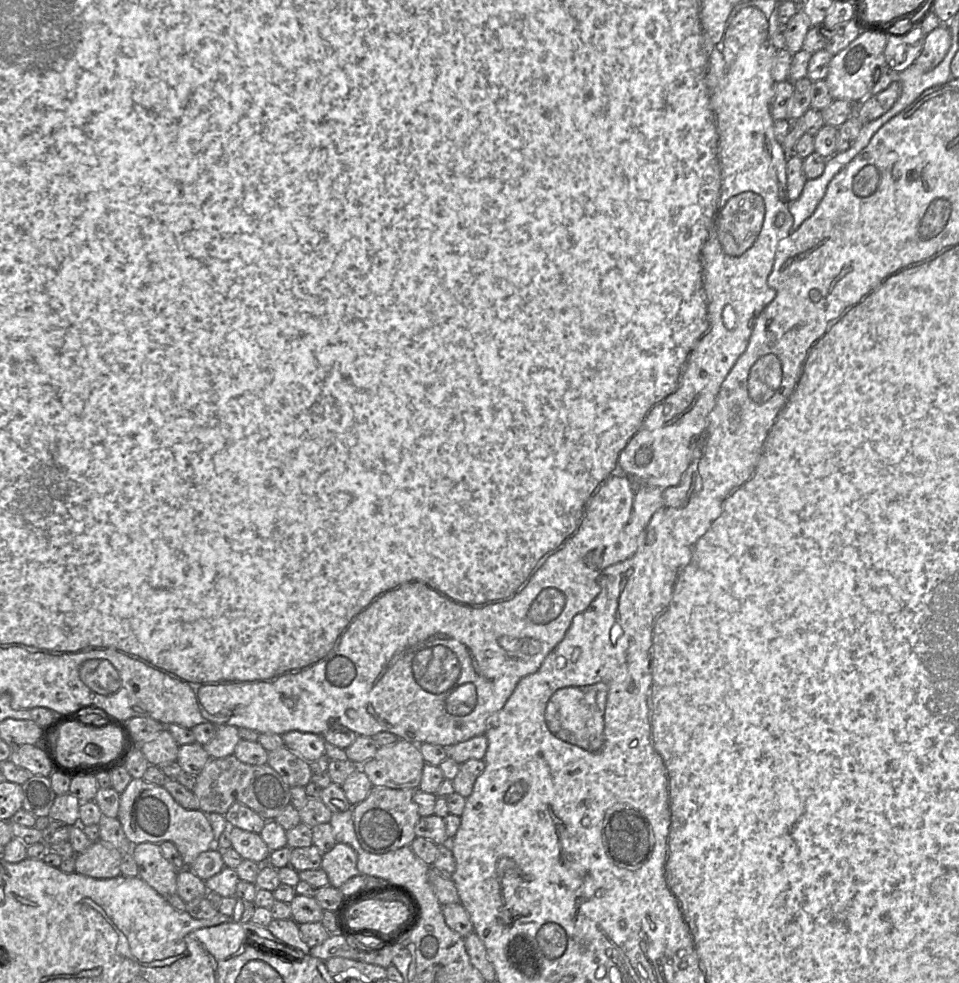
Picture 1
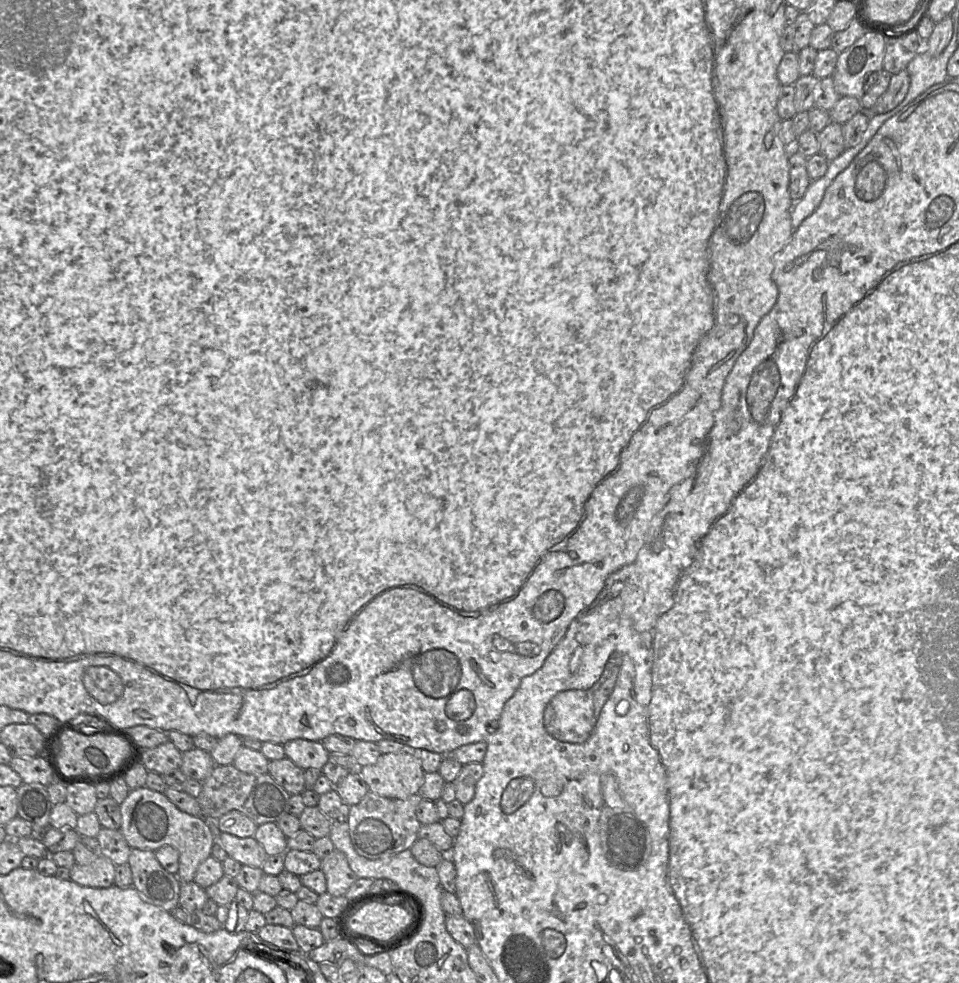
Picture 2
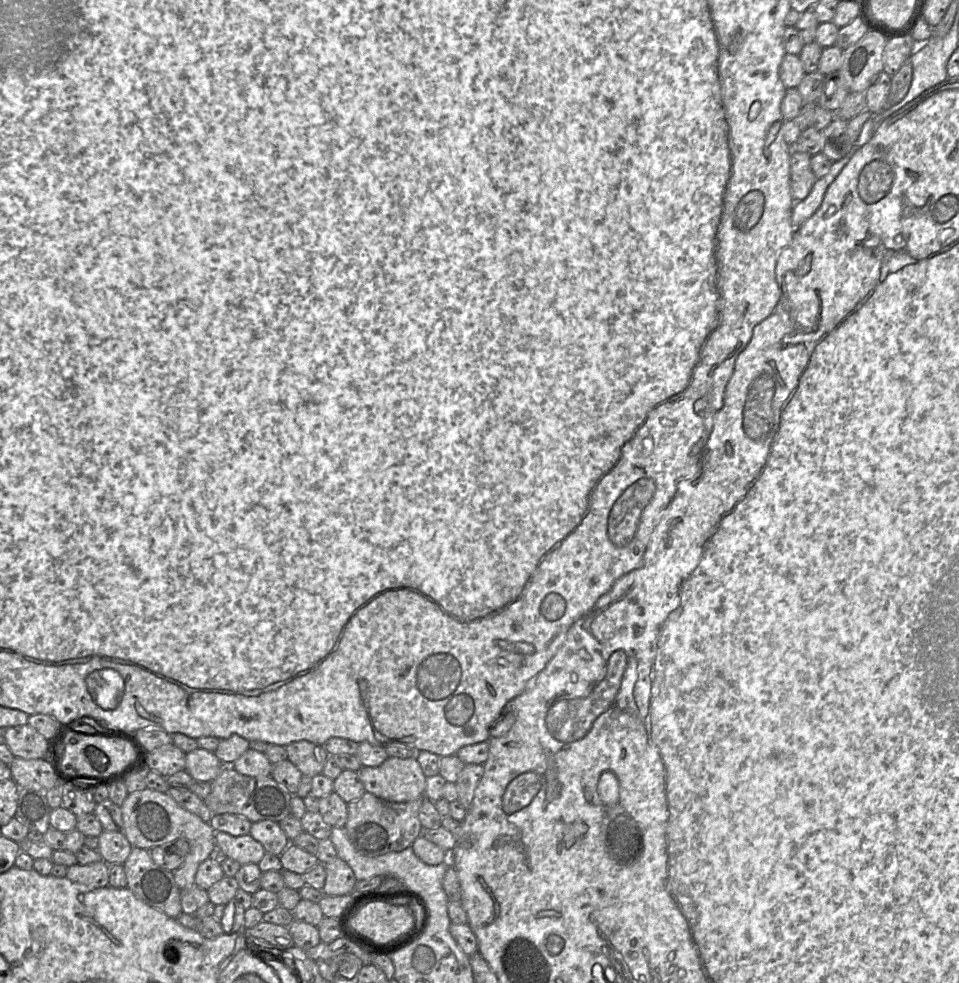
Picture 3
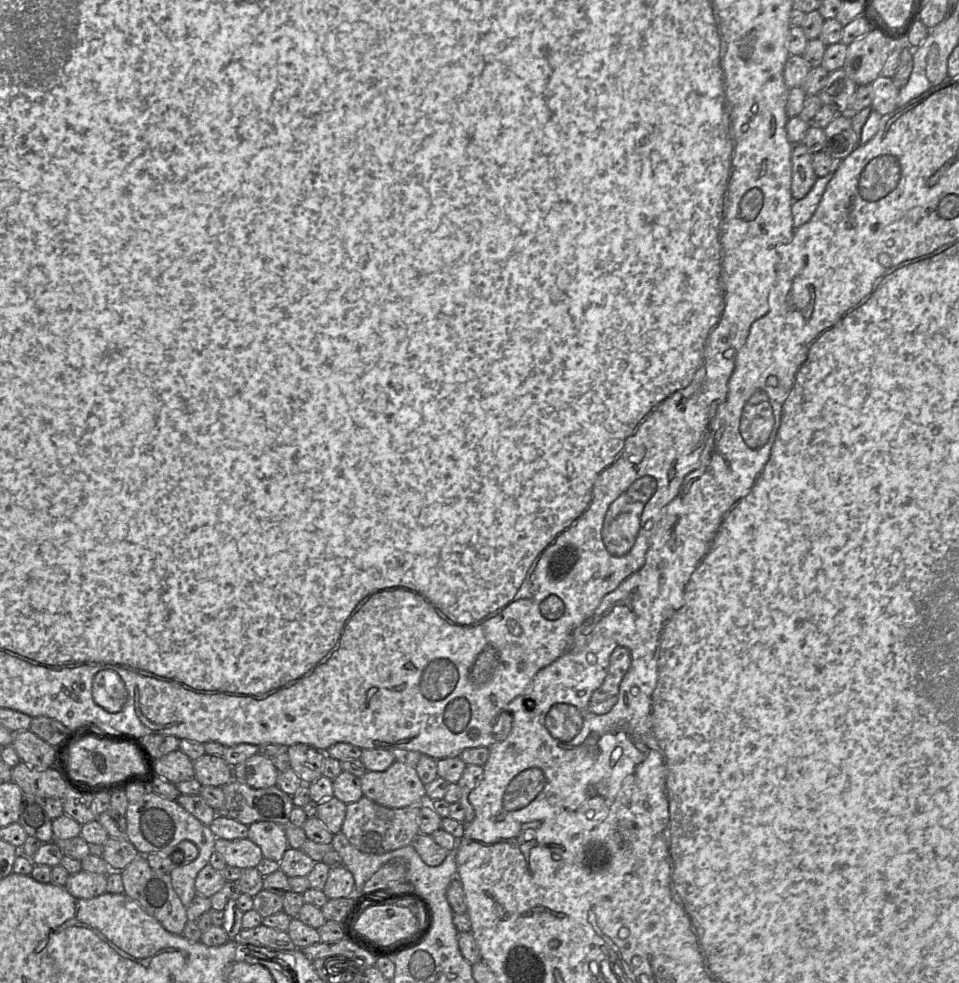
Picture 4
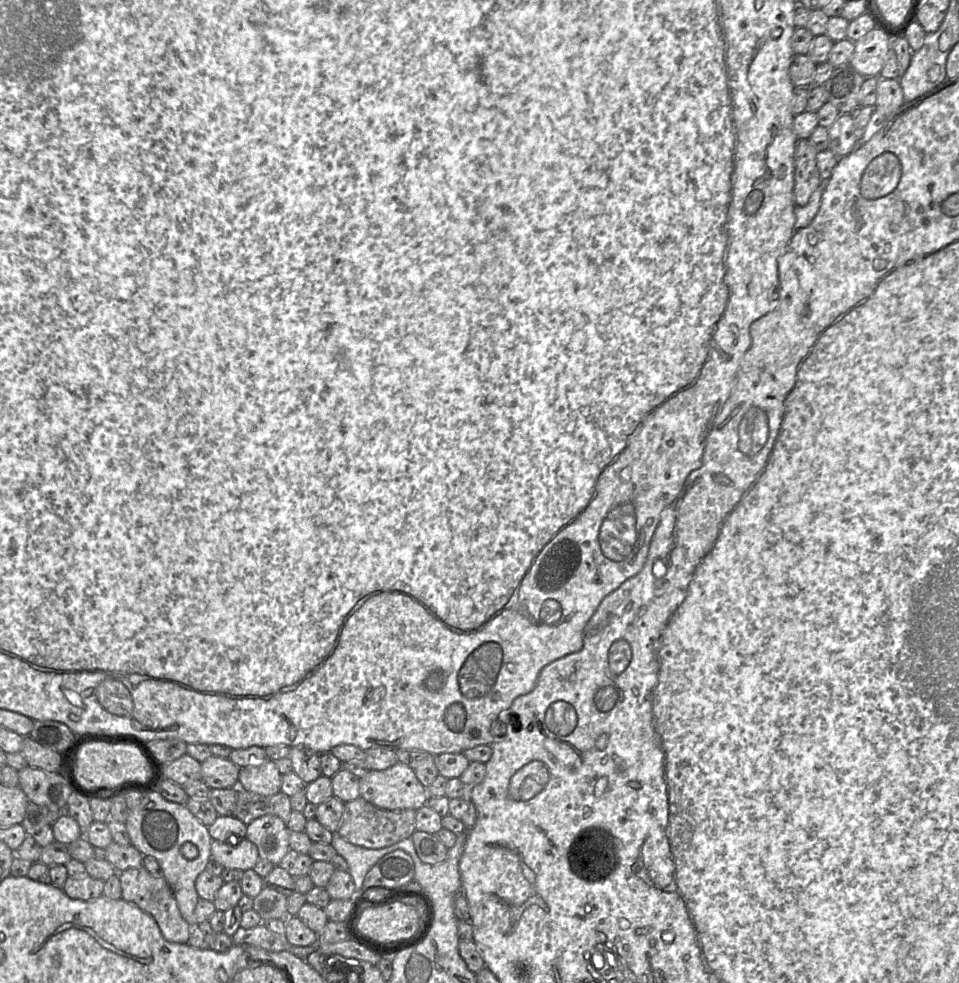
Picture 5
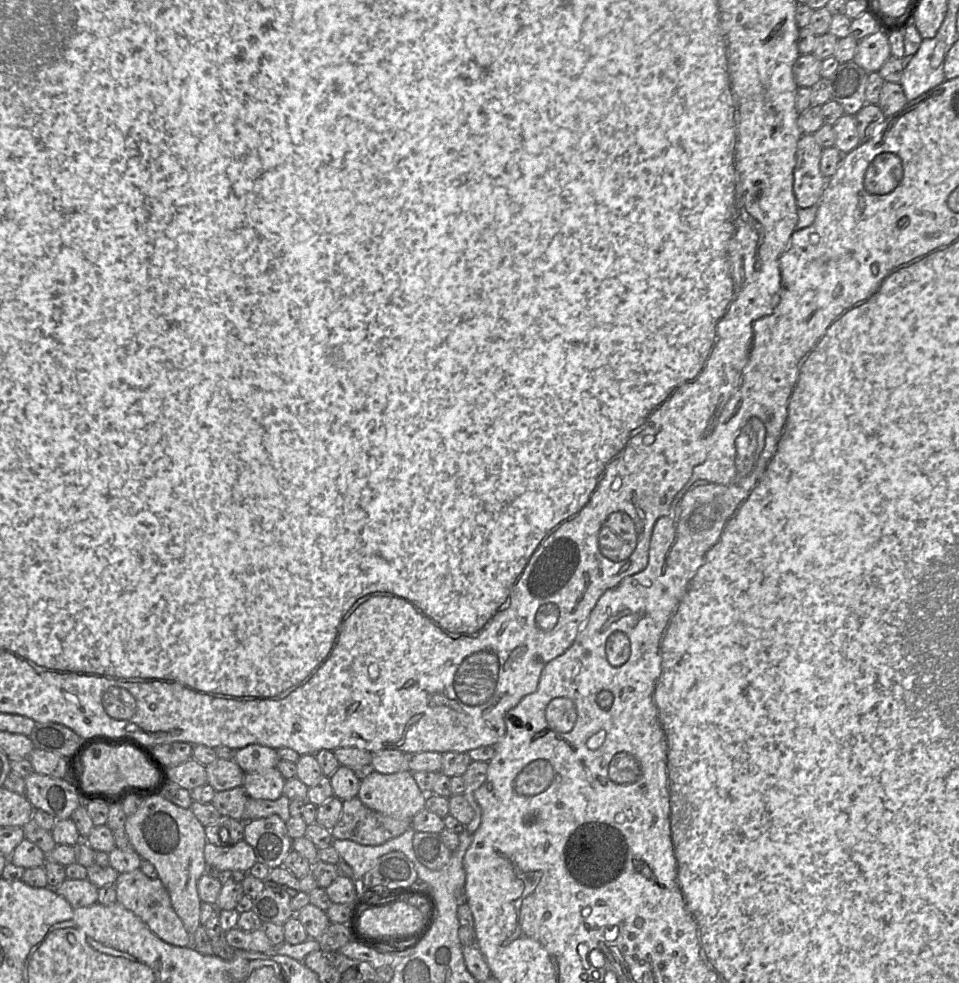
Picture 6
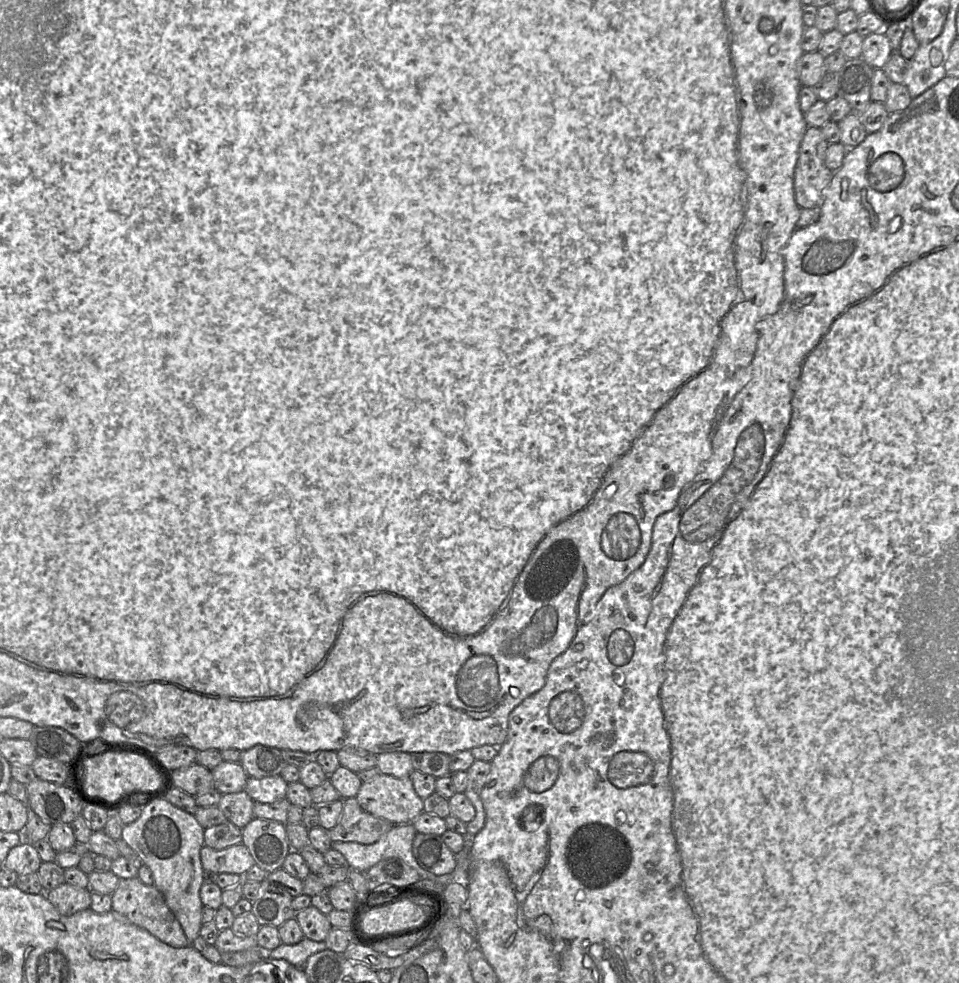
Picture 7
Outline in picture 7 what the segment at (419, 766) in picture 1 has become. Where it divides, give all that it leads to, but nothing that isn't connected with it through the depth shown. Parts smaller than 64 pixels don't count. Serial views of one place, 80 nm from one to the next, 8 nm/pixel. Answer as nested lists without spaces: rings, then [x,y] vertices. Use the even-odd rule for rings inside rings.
[[[380,773],[362,783],[356,799],[363,810],[393,825],[412,824],[424,812],[424,799],[417,795],[410,778],[395,778]]]

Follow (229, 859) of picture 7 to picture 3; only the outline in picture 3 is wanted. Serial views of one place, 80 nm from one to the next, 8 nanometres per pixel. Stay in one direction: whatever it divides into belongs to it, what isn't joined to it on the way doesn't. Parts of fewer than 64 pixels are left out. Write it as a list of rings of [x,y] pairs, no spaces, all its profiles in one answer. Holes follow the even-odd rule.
[[[215,832],[215,845],[218,845],[227,858],[241,865],[258,864],[266,851],[262,844],[250,835],[233,836],[225,832]]]

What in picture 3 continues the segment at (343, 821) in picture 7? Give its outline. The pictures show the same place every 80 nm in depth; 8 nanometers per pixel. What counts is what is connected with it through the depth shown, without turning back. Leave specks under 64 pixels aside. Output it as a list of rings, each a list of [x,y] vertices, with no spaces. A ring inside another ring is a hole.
[[[367,791],[358,799],[347,804],[345,830],[353,846],[368,856],[380,856],[404,850],[422,835],[423,827],[419,820],[422,799],[408,802],[392,802],[379,798]]]

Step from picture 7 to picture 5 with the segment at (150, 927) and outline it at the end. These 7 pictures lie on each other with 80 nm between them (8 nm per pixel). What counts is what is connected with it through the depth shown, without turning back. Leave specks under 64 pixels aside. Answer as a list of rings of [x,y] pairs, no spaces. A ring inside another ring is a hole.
[[[143,865],[118,873],[122,889],[121,898],[134,903],[142,911],[153,917],[165,940],[179,944],[187,943],[191,933],[191,925],[182,917],[177,901],[166,879],[163,876],[152,876]]]

